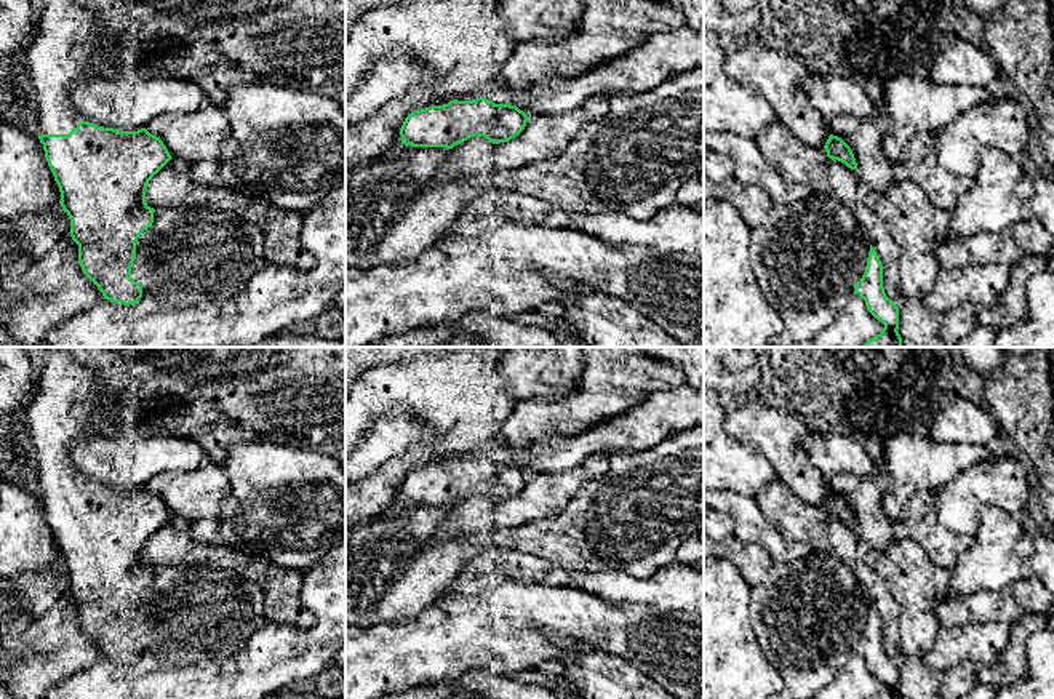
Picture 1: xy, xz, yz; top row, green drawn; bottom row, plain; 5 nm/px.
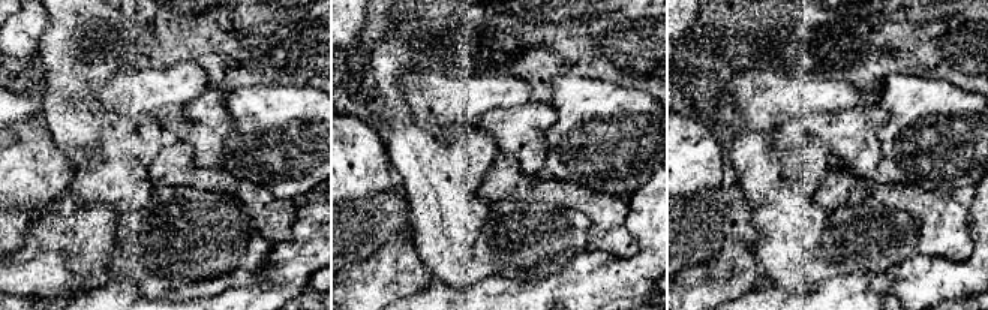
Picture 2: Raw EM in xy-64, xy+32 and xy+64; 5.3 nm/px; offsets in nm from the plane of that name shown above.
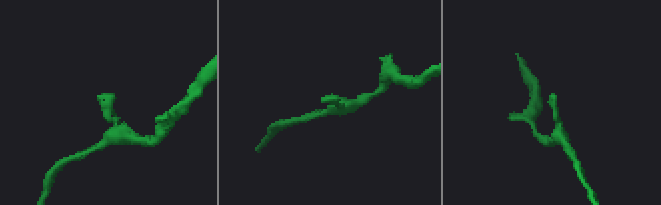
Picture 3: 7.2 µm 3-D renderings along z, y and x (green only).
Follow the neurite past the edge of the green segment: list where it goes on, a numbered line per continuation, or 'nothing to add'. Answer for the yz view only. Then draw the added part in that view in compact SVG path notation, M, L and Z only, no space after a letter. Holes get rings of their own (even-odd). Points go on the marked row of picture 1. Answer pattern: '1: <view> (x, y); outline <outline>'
nothing to add

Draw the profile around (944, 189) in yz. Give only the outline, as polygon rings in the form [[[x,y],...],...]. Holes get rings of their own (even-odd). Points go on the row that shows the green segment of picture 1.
[[[923,130],[905,146],[900,163],[908,178],[918,184],[932,205],[953,211],[960,197],[974,184],[972,178],[960,178],[937,162],[939,131]]]

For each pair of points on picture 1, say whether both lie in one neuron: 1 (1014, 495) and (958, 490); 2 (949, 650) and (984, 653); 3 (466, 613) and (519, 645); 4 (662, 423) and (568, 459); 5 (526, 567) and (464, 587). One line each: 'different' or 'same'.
1: same
2: same
3: same
4: same
5: same

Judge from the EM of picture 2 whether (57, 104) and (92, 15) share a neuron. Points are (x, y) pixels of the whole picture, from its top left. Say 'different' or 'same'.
same

